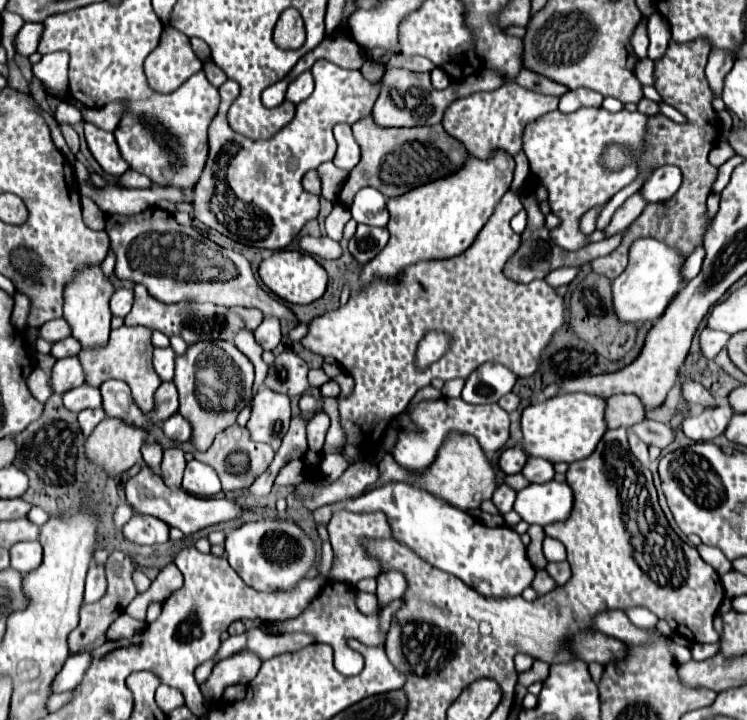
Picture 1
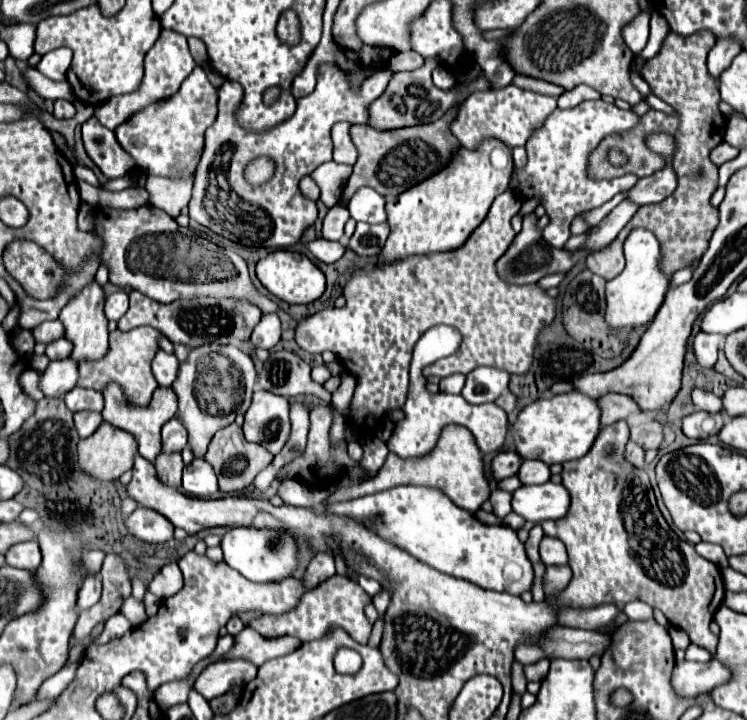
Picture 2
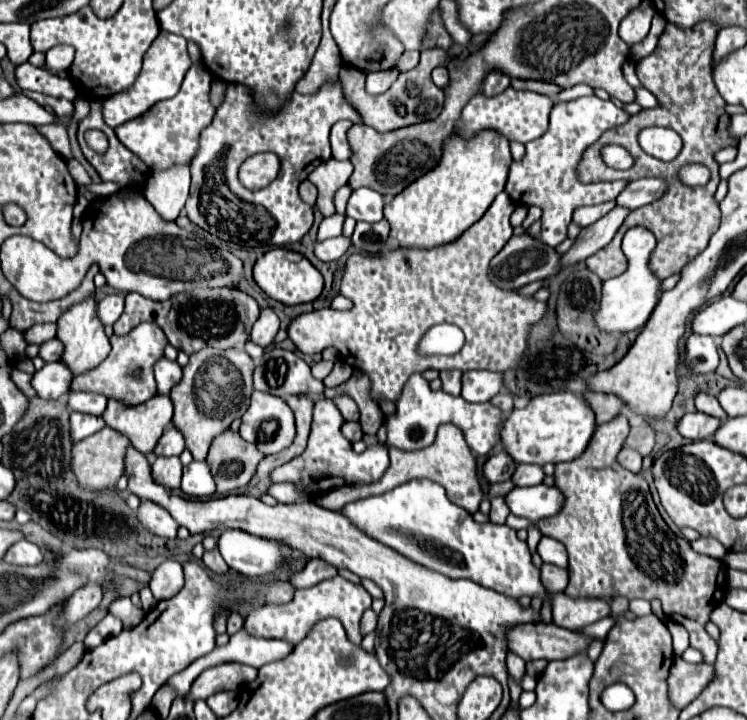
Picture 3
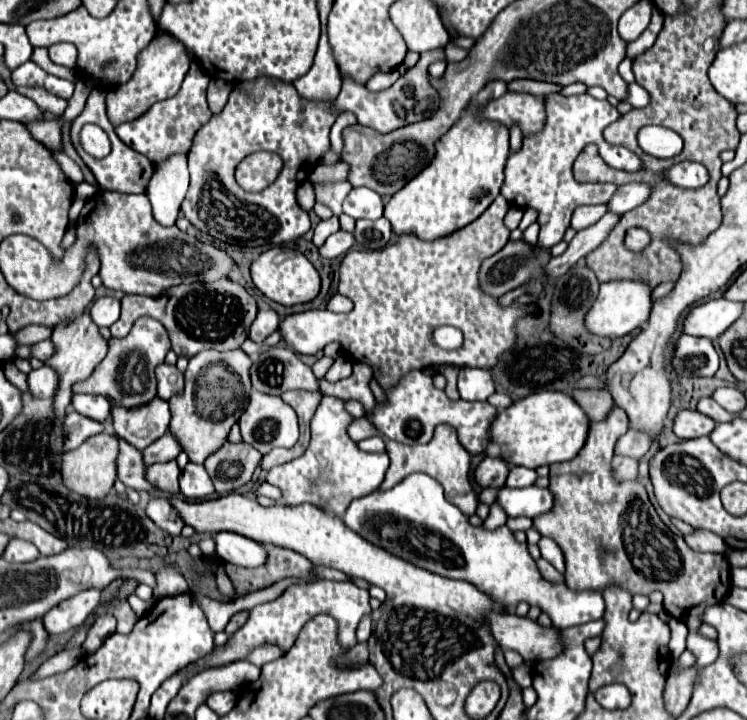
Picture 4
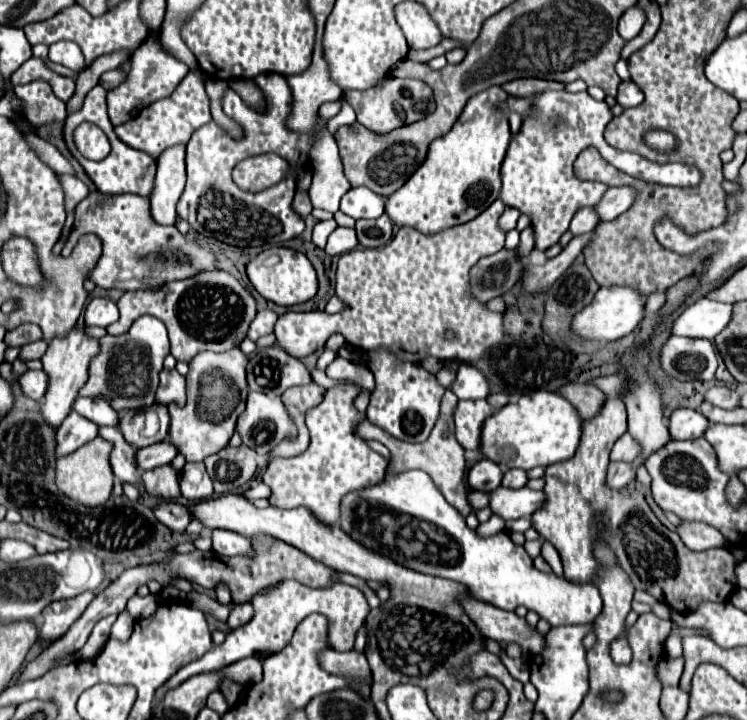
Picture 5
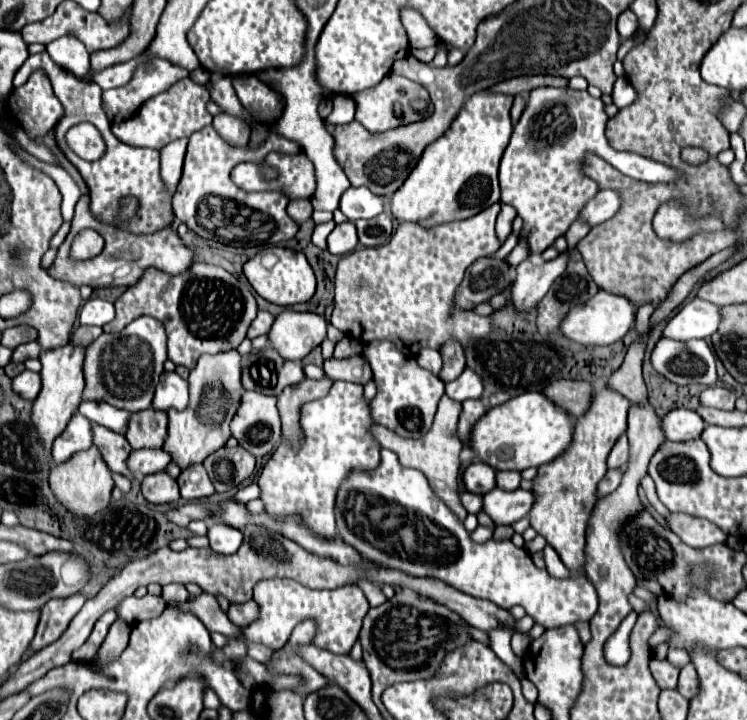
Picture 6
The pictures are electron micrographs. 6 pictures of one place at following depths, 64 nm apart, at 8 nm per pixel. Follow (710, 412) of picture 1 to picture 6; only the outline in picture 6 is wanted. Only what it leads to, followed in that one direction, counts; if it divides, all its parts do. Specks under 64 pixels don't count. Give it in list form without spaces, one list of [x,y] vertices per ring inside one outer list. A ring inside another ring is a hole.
[[[676,408],[672,412],[668,412],[668,416],[664,416],[664,432],[668,436],[668,440],[694,440],[700,438],[700,434],[704,432],[704,420],[698,412],[688,410],[688,408]]]

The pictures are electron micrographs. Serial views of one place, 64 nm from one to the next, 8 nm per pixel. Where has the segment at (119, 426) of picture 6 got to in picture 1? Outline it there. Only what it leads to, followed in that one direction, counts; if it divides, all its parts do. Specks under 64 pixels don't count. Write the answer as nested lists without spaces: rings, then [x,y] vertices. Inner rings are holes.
[[[82,384],[82,386],[72,388],[64,394],[64,406],[70,412],[82,412],[86,408],[98,408],[100,404],[102,404],[100,390],[90,386],[90,384]]]

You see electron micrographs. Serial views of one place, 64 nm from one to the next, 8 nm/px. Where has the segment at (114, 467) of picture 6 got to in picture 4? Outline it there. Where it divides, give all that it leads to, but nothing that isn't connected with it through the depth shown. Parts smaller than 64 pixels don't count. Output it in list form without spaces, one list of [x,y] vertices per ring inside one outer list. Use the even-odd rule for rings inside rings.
[[[120,440],[120,456],[118,456],[118,478],[134,488],[136,492],[152,492],[156,486],[152,486],[146,480],[146,464],[142,458],[142,452],[132,448],[128,442]]]

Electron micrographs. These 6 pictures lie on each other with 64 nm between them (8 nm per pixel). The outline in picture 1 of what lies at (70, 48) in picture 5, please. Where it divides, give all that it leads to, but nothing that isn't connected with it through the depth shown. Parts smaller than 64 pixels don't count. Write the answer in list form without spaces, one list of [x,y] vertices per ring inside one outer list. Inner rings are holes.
[[[54,52],[42,56],[42,60],[34,64],[34,76],[40,78],[52,92],[64,94],[68,90],[68,54]]]

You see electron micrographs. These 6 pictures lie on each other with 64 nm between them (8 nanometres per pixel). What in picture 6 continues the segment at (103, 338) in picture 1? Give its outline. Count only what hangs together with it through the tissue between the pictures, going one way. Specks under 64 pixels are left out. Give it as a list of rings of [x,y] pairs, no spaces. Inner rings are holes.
[[[72,342],[44,350],[40,354],[42,362],[42,390],[40,396],[34,400],[32,408],[32,422],[36,424],[36,430],[40,432],[40,440],[44,440],[46,448],[52,448],[52,440],[66,428],[68,420],[76,412],[80,400],[82,400],[82,390],[84,390],[84,356],[86,356],[86,346],[76,346]]]

